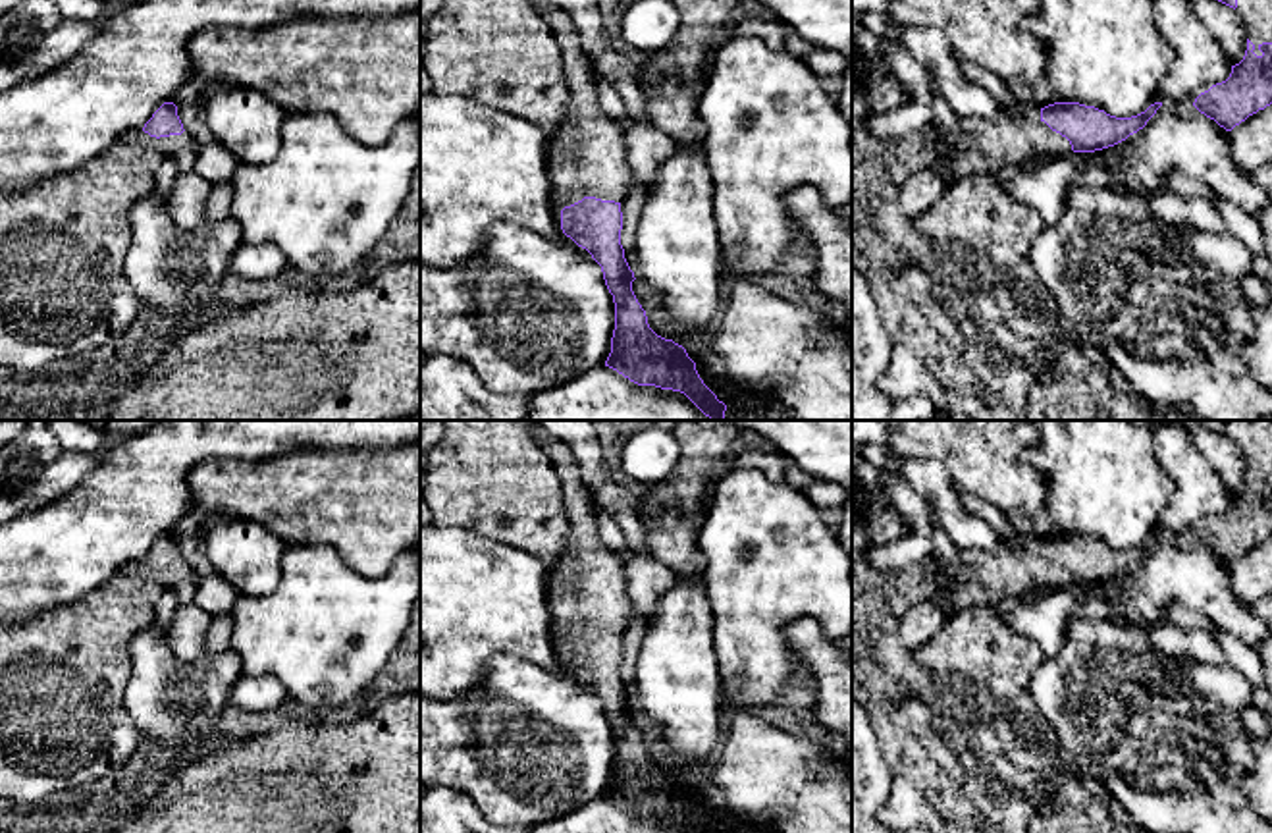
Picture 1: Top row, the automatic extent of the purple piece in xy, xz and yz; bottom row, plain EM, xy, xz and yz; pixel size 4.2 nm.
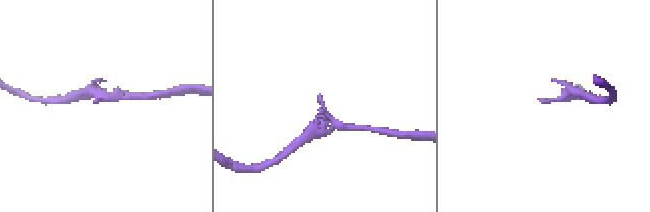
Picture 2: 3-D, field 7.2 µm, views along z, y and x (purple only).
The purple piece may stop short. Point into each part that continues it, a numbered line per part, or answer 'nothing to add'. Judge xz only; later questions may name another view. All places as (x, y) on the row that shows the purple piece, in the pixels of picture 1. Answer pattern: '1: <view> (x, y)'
1: xz (588, 157)

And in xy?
1: xy (170, 145)

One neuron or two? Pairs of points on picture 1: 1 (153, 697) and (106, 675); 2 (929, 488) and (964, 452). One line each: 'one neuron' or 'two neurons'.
1: two neurons
2: two neurons

